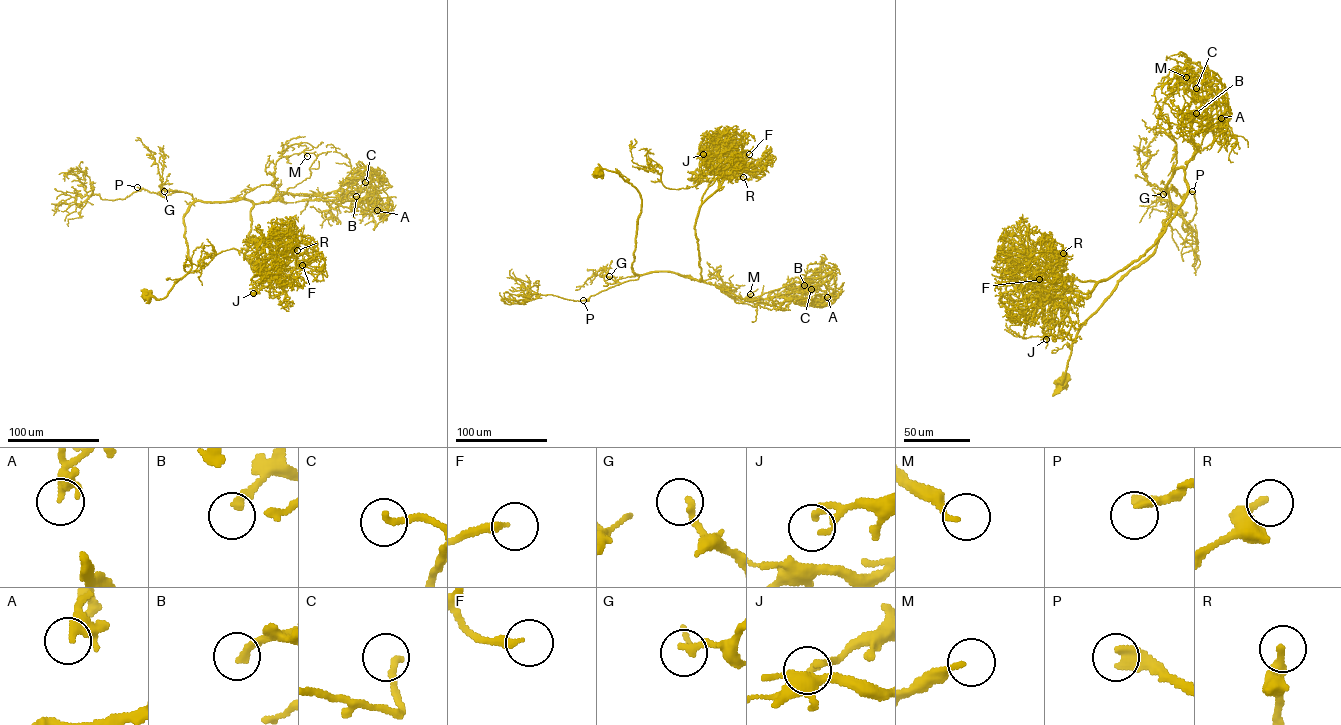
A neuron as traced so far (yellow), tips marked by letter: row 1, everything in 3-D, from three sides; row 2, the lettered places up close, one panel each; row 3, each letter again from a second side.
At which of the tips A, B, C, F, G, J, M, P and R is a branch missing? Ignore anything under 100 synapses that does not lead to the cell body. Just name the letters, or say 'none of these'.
P

